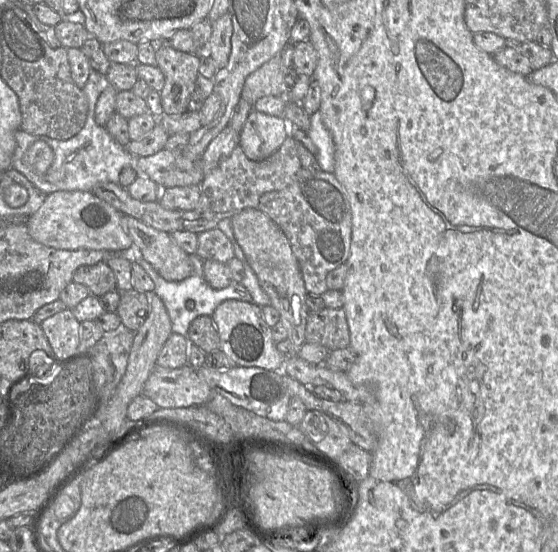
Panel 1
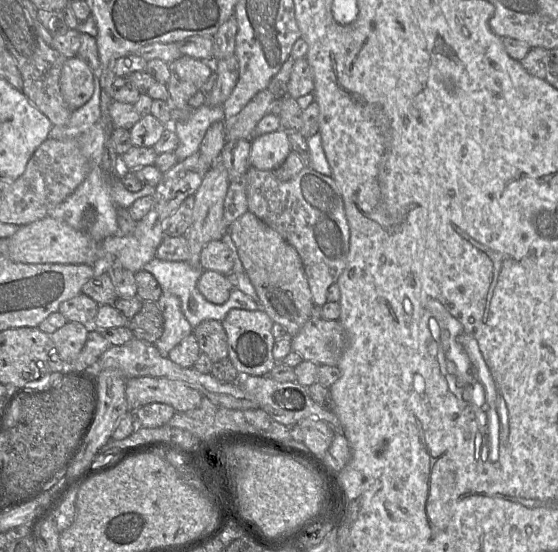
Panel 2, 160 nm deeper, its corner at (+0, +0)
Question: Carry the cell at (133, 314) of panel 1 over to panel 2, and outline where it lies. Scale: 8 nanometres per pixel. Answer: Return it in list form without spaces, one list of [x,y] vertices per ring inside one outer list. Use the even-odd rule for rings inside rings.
[[[143,302],[140,311],[128,322],[134,338],[155,343],[162,335],[164,320],[155,302]]]

